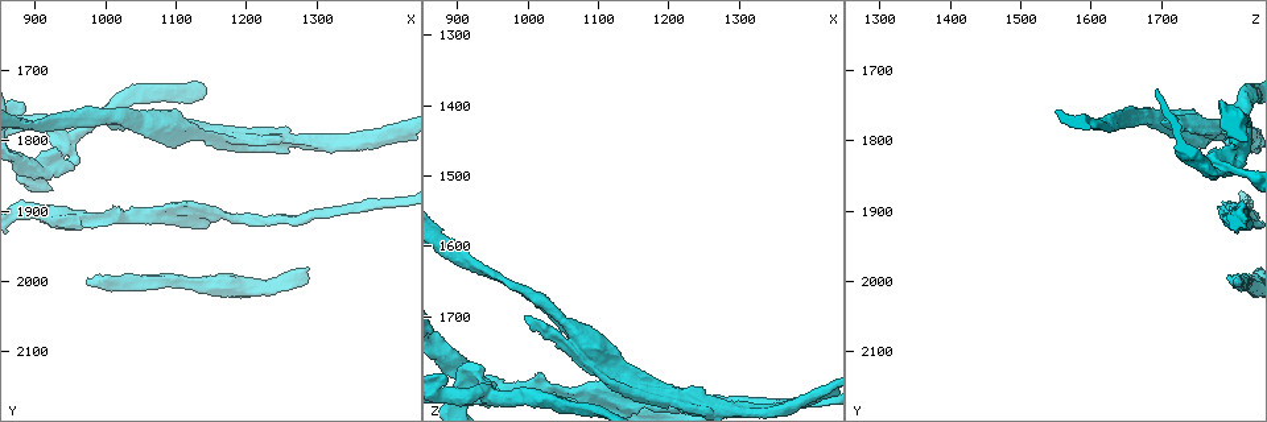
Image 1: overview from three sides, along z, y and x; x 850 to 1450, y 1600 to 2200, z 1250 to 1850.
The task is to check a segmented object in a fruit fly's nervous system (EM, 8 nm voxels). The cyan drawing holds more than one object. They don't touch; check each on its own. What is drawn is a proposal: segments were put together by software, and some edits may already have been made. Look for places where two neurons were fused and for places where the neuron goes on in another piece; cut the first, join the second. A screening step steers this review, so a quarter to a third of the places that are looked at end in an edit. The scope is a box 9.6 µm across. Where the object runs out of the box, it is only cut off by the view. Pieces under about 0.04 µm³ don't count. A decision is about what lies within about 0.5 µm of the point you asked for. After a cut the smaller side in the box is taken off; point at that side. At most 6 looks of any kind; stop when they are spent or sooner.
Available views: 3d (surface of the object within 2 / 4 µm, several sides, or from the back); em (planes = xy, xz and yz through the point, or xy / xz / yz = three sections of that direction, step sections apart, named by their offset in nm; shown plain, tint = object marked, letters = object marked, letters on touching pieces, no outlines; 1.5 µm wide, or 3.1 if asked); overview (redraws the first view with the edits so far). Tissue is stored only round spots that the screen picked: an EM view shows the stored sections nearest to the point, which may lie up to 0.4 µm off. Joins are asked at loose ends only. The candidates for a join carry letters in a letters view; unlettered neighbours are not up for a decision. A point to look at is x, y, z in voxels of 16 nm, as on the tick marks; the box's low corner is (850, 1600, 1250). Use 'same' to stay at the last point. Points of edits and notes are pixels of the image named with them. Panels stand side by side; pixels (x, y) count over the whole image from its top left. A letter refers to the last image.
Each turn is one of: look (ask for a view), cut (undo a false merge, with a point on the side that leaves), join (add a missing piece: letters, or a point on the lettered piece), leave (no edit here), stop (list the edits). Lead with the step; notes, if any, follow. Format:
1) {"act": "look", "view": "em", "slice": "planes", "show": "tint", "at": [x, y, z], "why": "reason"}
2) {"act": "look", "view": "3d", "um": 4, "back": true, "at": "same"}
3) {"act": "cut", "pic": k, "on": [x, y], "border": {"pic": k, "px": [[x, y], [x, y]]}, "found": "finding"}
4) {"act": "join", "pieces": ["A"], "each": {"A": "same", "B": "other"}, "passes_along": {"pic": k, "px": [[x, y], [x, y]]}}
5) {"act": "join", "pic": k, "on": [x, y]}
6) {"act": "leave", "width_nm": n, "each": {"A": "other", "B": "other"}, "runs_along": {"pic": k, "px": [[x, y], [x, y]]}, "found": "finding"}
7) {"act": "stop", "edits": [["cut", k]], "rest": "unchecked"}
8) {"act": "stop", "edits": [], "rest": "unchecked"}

{"act": "look", "view": "3d", "um": 2, "at": [960, 1835, 1820], "why": "branch stops here"}

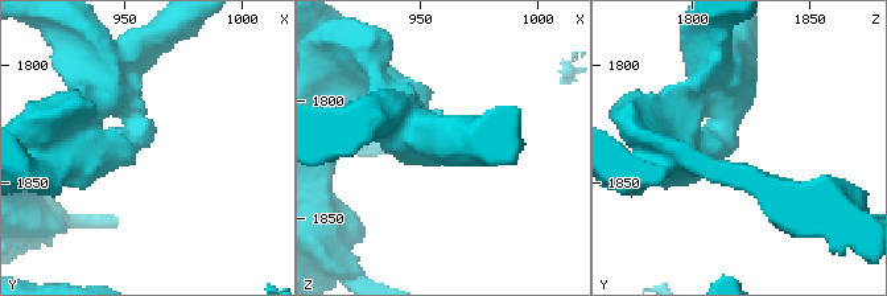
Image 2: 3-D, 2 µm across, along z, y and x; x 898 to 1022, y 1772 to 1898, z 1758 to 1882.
{"act": "look", "view": "em", "slice": "xy", "step": 4, "show": "tint", "at": [956, 1836, 1819]}

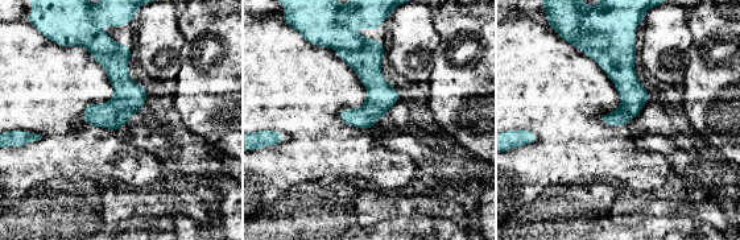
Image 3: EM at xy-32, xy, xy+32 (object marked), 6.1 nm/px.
{"act": "look", "view": "em", "slice": "xz", "step": 4, "show": "letters", "at": "same", "why": "another direction"}

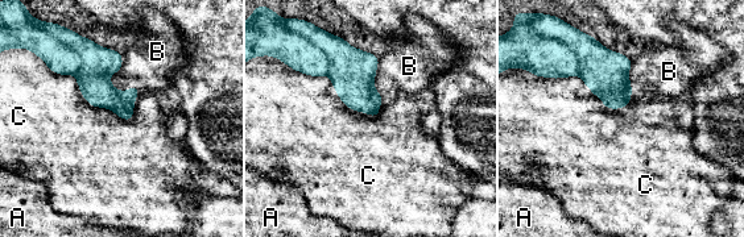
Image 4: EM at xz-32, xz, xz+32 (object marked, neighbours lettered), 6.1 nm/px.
{"act": "cut", "pic": 4, "on": [61, 59], "longest_contact_nm": ["C", 600], "each": {"A": "other", "B": "other", "C": "other"}, "border": {"pic": 4, "px": [[70, 48], [81, 59], [77, 75]]}, "found": "a second neuron is stuck on"}

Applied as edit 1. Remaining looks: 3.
{"act": "look", "view": "overview", "why": "see it whole again"}

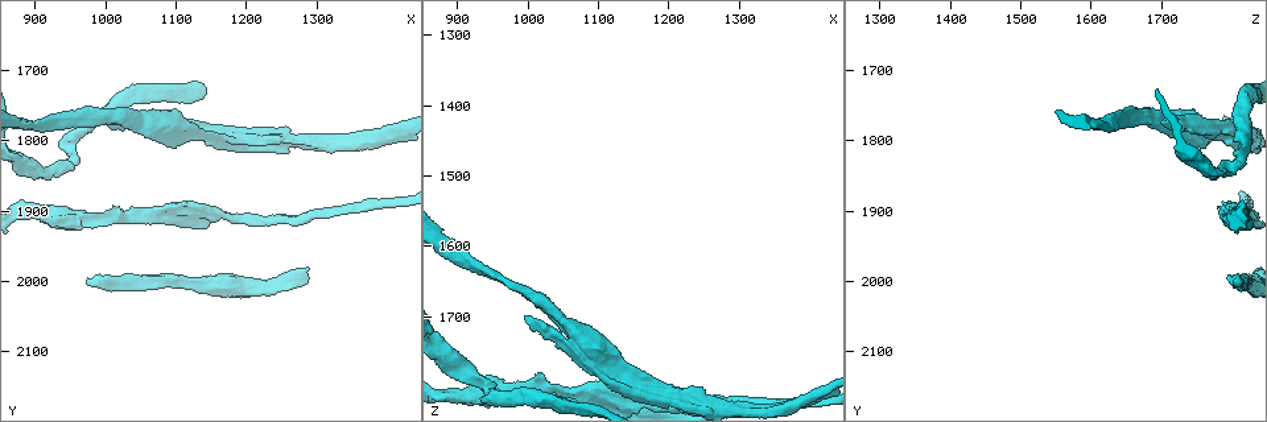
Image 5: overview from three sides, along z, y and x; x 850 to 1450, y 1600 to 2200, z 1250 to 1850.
{"act": "look", "view": "em", "slice": "xy", "step": 4, "show": "tint", "at": [1055, 1910, 1805], "why": "branch point"}

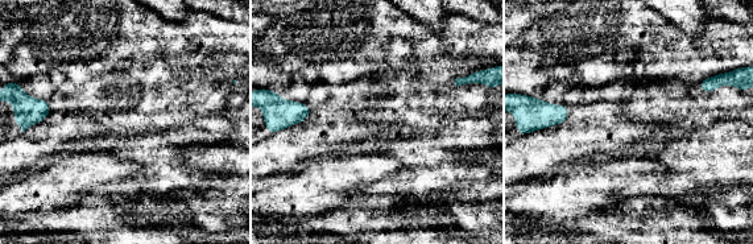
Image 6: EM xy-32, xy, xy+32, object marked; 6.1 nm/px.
{"act": "look", "view": "em", "slice": "planes", "show": "letters", "at": "same", "why": "another direction"}

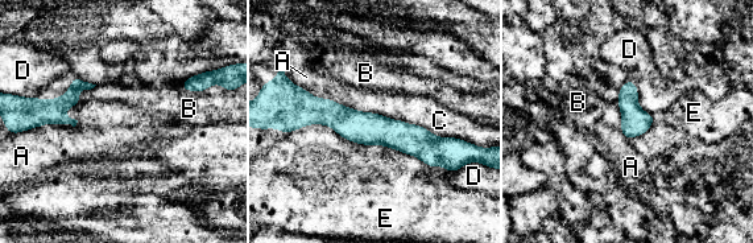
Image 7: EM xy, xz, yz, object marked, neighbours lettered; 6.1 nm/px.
{"act": "leave", "longest_contact_nm": ["E", 420], "each": {"A": "other", "B": "other", "C": "other", "D": "other", "E": "other"}, "border": {"pic": 7, "px": [[78, 122], [33, 128]]}, "found": "continuous, no second neuron"}

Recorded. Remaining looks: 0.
{"act": "stop", "edits": [["cut", 4]], "rest": "unchecked"}

